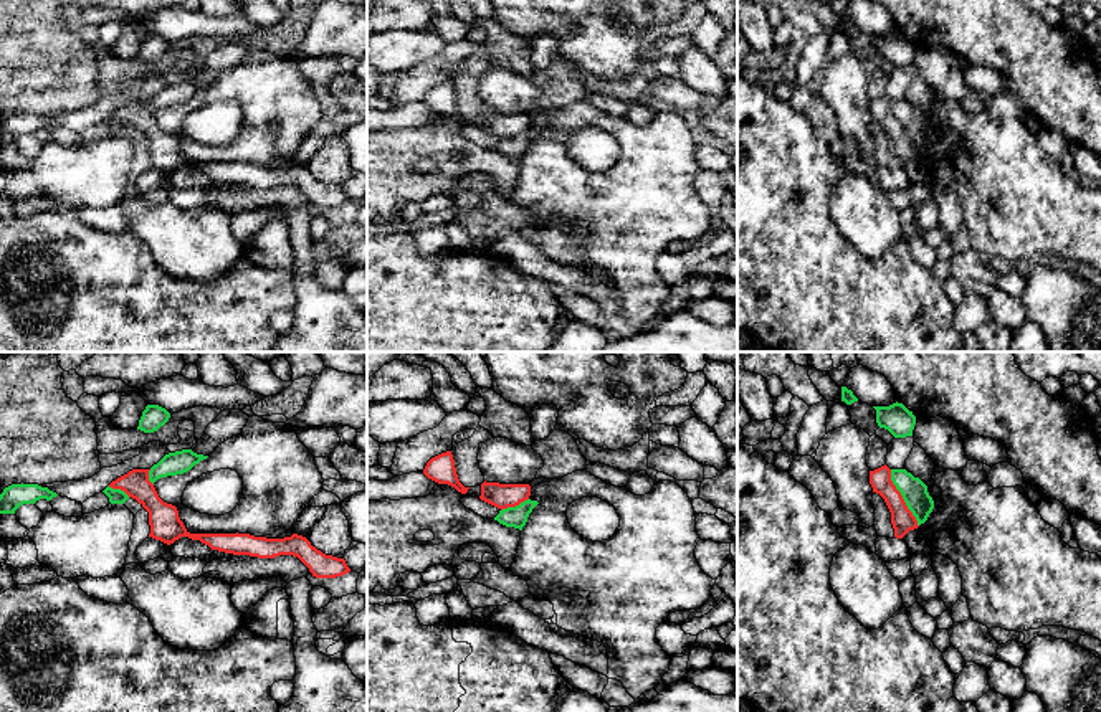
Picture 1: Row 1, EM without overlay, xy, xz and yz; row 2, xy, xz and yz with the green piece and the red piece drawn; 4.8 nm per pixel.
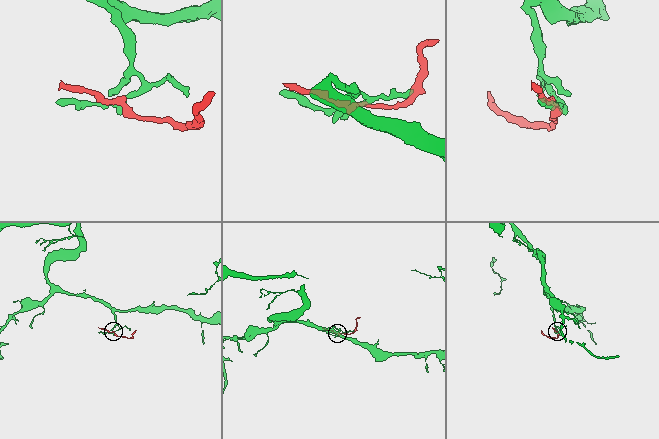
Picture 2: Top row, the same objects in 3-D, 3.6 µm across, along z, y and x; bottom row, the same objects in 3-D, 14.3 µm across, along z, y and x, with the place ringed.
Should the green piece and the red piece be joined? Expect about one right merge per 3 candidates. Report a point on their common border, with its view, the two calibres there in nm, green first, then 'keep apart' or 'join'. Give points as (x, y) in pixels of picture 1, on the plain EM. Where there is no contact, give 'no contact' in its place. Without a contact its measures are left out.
yz (903, 128) | 130/120 nm | keep apart

